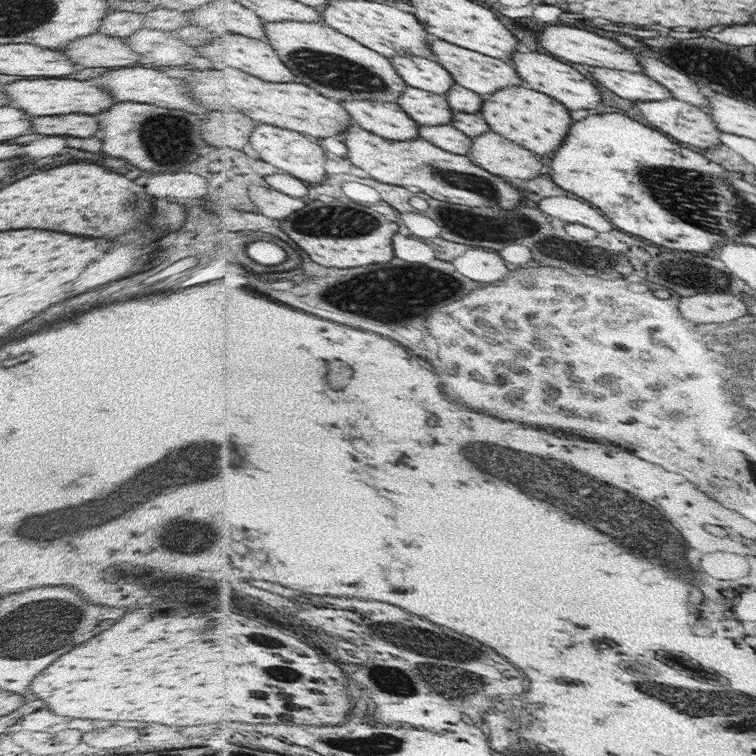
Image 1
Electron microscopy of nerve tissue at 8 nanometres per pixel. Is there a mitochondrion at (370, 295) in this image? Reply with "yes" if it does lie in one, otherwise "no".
yes

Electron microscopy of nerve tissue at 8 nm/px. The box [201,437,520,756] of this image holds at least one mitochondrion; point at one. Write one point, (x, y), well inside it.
(388, 679)

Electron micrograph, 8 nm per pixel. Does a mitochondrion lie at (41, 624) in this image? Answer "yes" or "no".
yes

